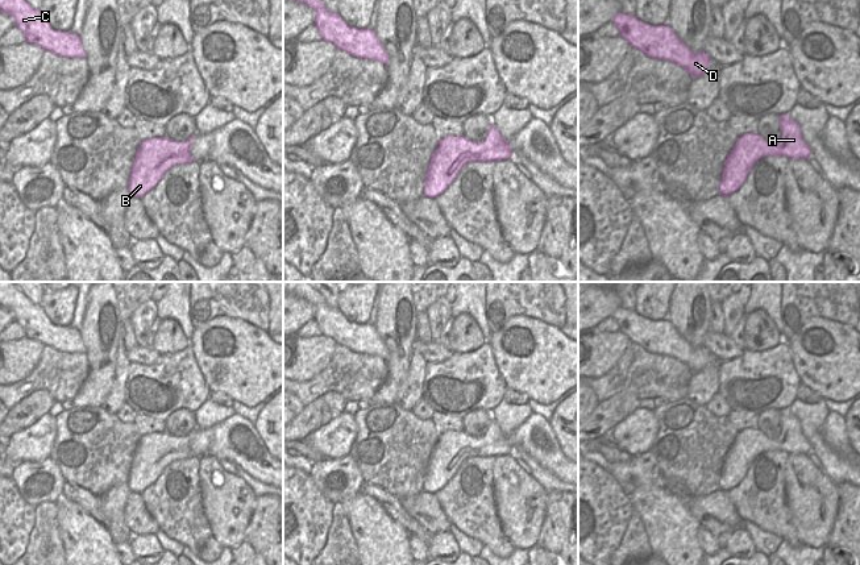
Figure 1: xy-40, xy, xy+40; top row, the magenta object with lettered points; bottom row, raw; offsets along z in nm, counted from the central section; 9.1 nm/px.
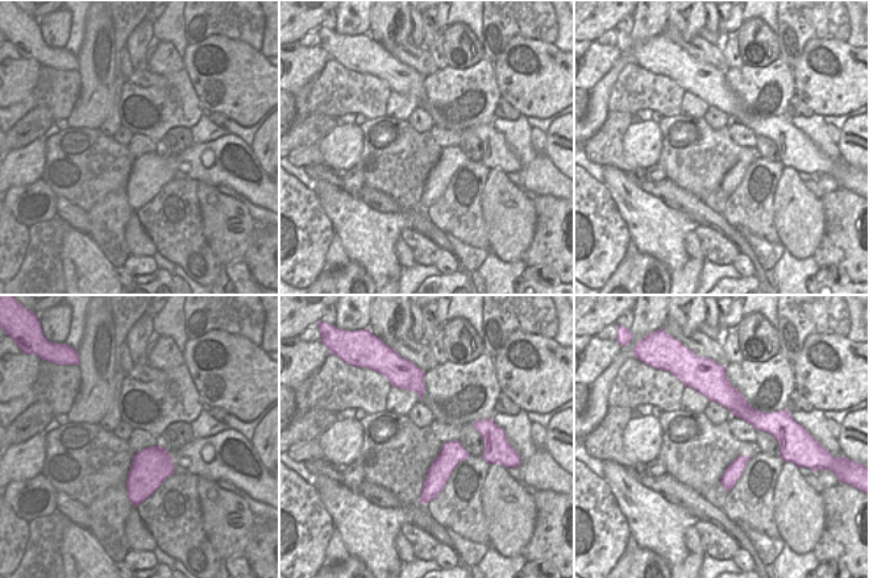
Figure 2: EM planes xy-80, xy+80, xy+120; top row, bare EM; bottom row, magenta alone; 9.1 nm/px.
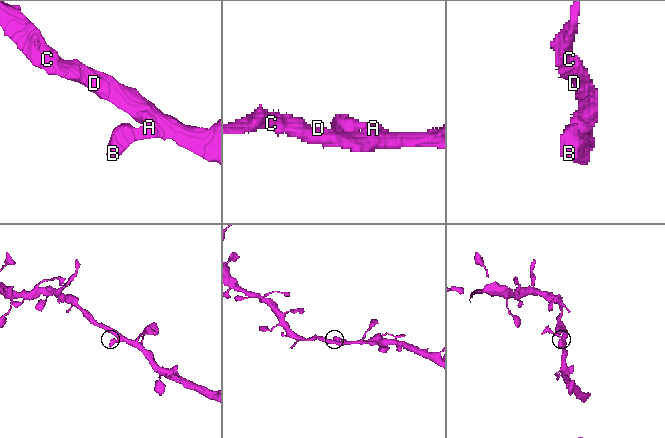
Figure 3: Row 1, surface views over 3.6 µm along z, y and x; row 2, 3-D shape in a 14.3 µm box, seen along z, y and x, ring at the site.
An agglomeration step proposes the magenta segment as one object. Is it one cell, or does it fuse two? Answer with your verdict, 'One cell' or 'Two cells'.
One cell

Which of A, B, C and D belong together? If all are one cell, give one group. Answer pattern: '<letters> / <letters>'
A B C D

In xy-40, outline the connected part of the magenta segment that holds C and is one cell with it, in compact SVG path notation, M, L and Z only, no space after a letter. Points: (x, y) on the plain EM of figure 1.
M0 282L0 307L11 311L25 337L65 353L86 353L79 329L54 325L41 304L33 303L13 282Z

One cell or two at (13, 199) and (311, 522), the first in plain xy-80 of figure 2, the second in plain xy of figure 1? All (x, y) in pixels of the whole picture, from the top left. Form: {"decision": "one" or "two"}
{"decision": "two"}

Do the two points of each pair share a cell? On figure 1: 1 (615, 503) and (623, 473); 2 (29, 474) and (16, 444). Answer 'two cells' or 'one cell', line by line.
1: two cells
2: two cells

